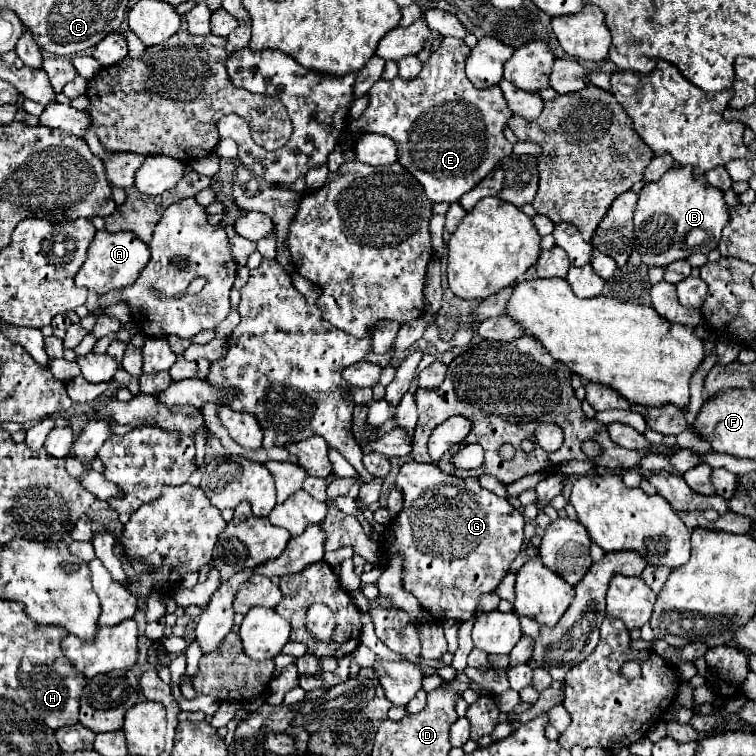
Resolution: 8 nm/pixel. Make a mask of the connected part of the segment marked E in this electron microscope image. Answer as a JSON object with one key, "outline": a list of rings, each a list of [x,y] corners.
{"outline":[[[442,38],[442,44],[432,52],[430,60],[424,62],[422,72],[414,78],[414,80],[402,80],[402,78],[394,78],[394,80],[378,80],[374,88],[370,88],[368,92],[368,106],[364,110],[364,114],[360,118],[350,118],[350,132],[376,132],[376,134],[384,134],[388,138],[392,138],[398,146],[398,162],[422,184],[426,196],[430,202],[458,202],[462,194],[466,194],[468,190],[472,190],[490,170],[494,170],[496,162],[510,156],[512,154],[512,144],[504,138],[504,128],[512,116],[506,98],[502,96],[502,92],[498,90],[498,86],[490,86],[490,88],[476,88],[464,74],[464,58],[470,54],[470,48],[464,44],[464,40],[460,38]]]}

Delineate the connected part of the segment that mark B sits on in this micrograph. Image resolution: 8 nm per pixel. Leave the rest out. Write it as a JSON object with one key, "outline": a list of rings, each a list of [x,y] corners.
{"outline":[[[688,166],[672,168],[660,180],[644,184],[634,208],[634,248],[646,266],[668,266],[694,252],[708,254],[730,220],[722,190],[714,190],[704,176],[688,174]]]}

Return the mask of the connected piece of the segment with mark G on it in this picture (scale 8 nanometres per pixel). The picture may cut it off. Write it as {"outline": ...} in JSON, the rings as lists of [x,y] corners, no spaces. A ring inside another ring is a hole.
{"outline":[[[412,460],[412,462],[402,464],[402,468],[400,468],[400,472],[398,472],[398,476],[396,476],[396,488],[402,492],[404,504],[402,504],[402,510],[398,512],[398,516],[392,518],[390,524],[388,524],[388,530],[390,530],[392,534],[390,534],[388,542],[382,545],[385,555],[388,559],[394,558],[394,556],[400,556],[400,558],[402,558],[402,586],[404,586],[404,590],[410,592],[410,594],[414,594],[414,596],[418,598],[420,606],[422,606],[424,610],[428,610],[428,612],[434,616],[436,622],[446,622],[446,620],[466,622],[468,618],[472,618],[472,616],[476,614],[476,606],[478,606],[480,596],[486,594],[486,592],[494,592],[494,590],[496,590],[496,586],[502,582],[506,570],[510,568],[510,562],[520,554],[520,548],[522,548],[522,544],[524,544],[524,516],[522,516],[522,512],[520,512],[518,508],[514,508],[506,498],[500,498],[500,496],[492,494],[490,490],[482,488],[482,486],[478,484],[478,478],[458,478],[458,476],[446,474],[446,472],[442,472],[442,470],[438,468],[436,462],[420,464],[420,462],[414,462],[414,460]],[[442,500],[446,500],[446,502],[448,502],[448,500],[458,500],[458,504],[448,504],[448,506],[456,506],[456,512],[444,512],[444,514],[442,514],[442,510],[440,510],[440,502],[442,502]]]}

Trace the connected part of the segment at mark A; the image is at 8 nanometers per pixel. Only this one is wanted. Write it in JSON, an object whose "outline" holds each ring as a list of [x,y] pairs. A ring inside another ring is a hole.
{"outline":[[[100,230],[100,232],[96,232],[94,242],[88,248],[88,258],[86,258],[84,266],[76,274],[76,286],[84,286],[90,292],[96,292],[100,296],[110,290],[126,288],[140,276],[140,272],[146,268],[148,260],[150,260],[148,246],[142,240],[134,238],[134,234],[130,234],[130,232],[110,234],[106,230]]]}

